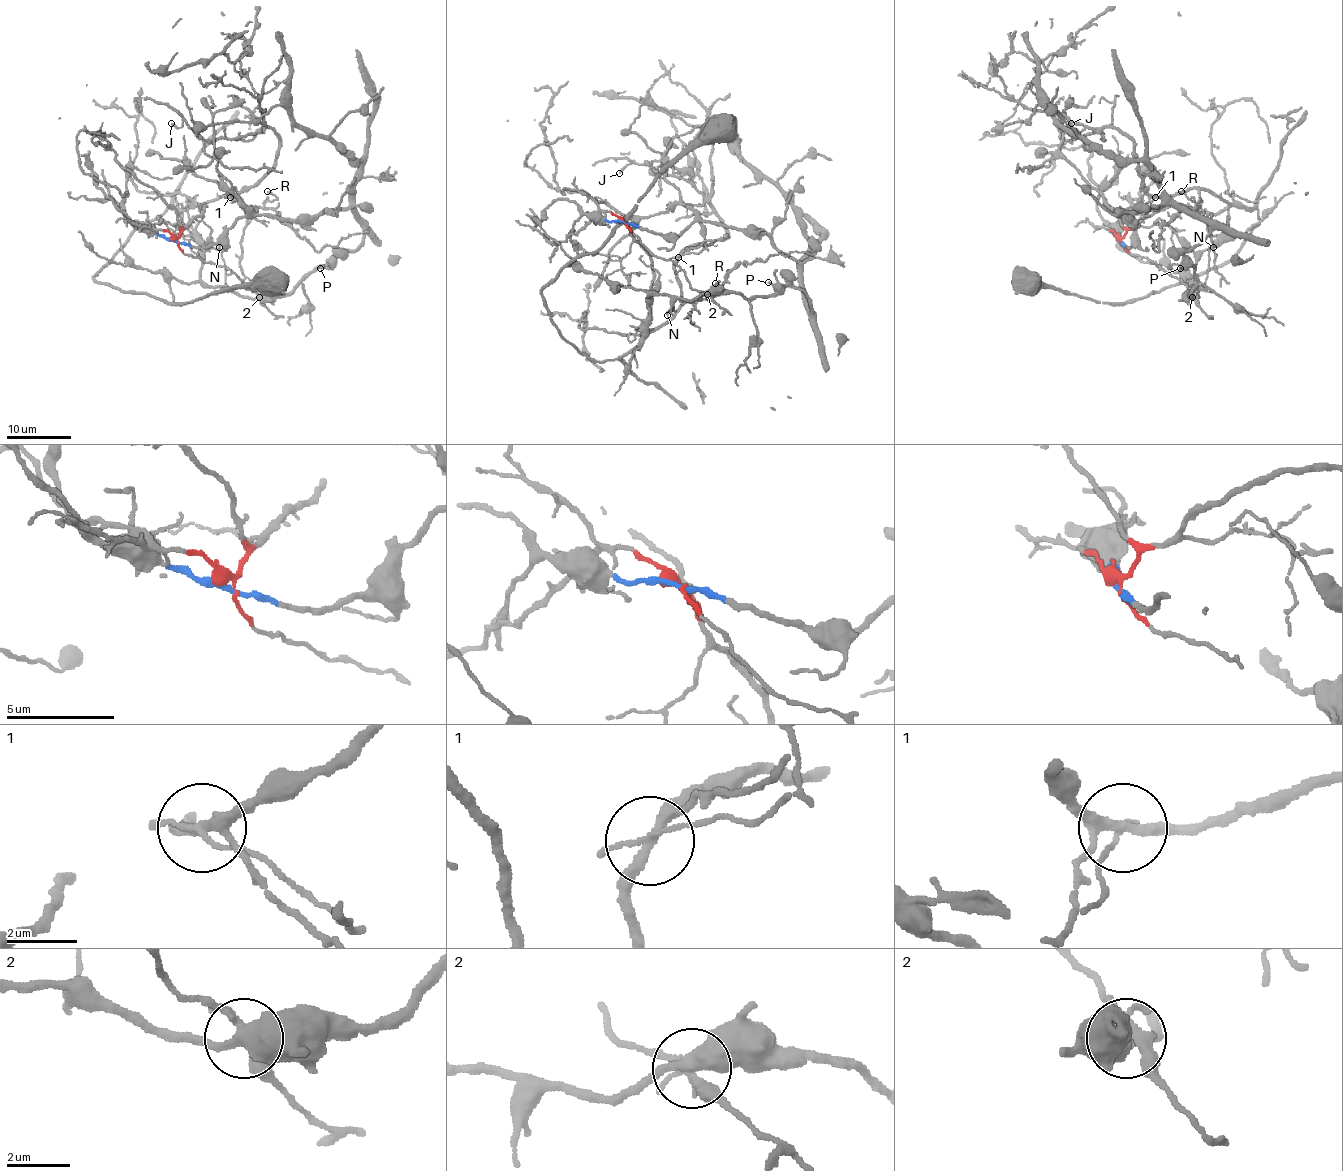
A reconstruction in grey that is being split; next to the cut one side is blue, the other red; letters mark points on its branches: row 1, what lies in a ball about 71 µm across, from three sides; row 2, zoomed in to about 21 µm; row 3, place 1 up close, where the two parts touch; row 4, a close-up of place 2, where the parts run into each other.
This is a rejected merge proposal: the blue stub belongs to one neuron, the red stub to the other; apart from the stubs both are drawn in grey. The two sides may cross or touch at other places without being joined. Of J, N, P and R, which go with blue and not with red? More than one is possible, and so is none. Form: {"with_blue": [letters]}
{"with_blue": ["N", "P"]}

